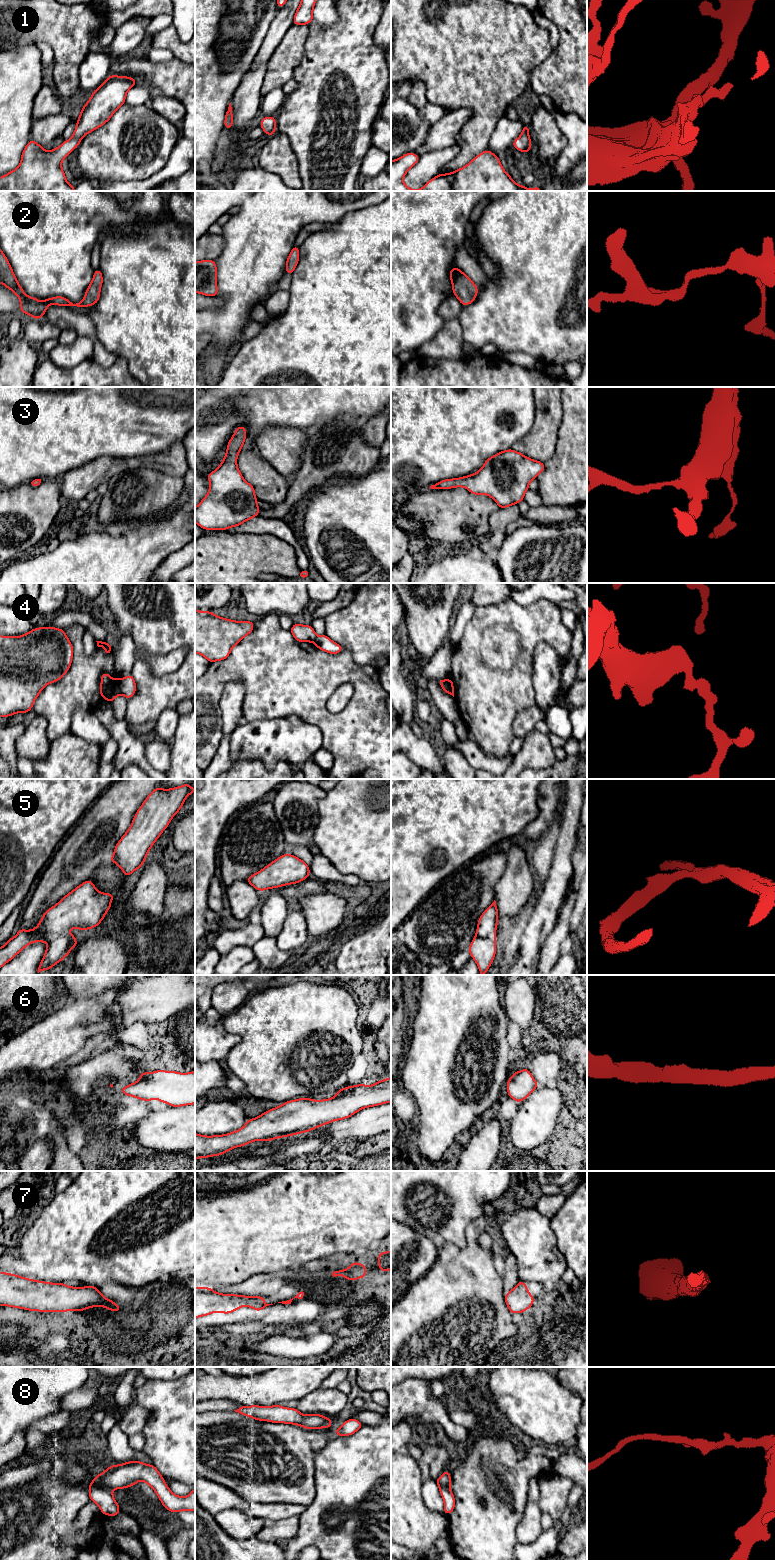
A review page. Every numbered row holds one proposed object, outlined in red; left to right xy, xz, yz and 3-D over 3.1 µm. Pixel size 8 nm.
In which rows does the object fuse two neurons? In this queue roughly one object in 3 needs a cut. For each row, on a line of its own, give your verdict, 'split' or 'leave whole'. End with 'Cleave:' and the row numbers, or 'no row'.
1: leave whole
2: leave whole
3: leave whole
4: split
5: leave whole
6: leave whole
7: leave whole
8: leave whole
Cleave: 4

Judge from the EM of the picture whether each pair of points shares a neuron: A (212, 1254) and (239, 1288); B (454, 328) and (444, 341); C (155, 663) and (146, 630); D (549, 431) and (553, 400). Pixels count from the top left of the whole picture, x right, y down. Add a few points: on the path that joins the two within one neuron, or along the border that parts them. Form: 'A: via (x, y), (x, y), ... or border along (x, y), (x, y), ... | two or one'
A: border along (258, 1274), (253, 1274), (241, 1282), (213, 1287) | two
B: via (451, 331), (447, 338) | one
C: border along (175, 648), (146, 658), (155, 676) | two
D: via (549, 423), (550, 408) | one

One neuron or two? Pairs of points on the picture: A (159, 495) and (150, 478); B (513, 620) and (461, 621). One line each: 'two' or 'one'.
A: one
B: two

